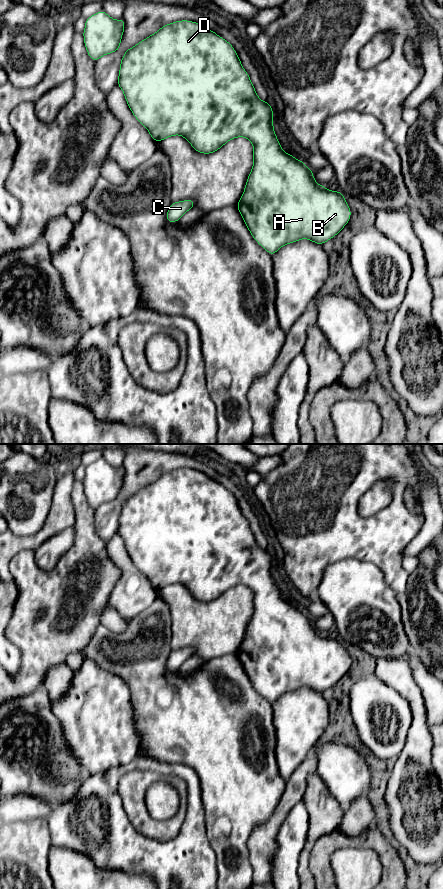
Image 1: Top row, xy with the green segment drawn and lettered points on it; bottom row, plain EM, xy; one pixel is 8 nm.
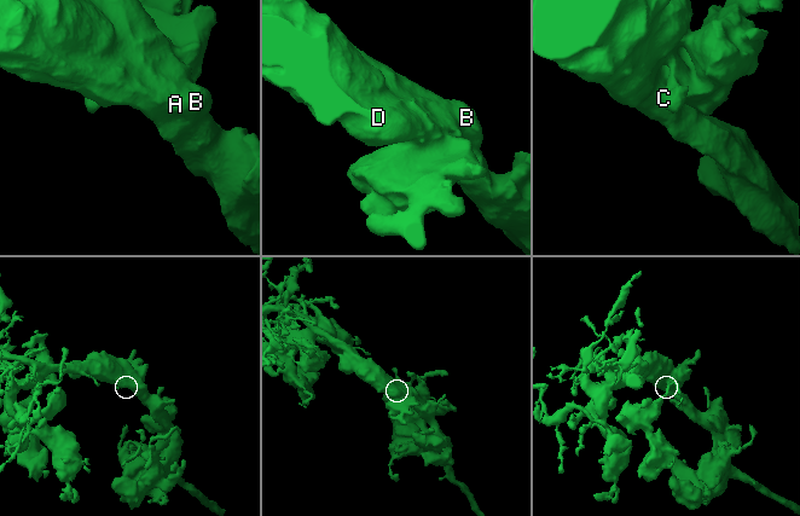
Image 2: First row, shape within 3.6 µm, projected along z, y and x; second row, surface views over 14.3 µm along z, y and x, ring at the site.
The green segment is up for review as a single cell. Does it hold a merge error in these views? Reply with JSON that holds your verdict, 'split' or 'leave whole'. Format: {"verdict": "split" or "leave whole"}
{"verdict": "leave whole"}

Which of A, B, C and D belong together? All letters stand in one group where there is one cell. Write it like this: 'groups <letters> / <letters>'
groups A B C D

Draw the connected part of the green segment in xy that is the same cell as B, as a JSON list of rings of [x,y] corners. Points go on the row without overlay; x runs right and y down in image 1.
[[[189,468],[175,469],[162,474],[157,480],[124,500],[124,504],[120,511],[117,533],[123,539],[125,548],[134,565],[148,578],[152,587],[157,591],[168,585],[180,583],[188,588],[193,598],[202,602],[212,602],[218,599],[228,589],[237,585],[247,586],[252,591],[253,615],[245,631],[244,640],[236,655],[252,685],[271,704],[273,704],[284,693],[288,693],[302,687],[309,687],[318,693],[322,693],[335,685],[350,669],[351,657],[344,646],[345,643],[340,639],[331,639],[325,634],[319,633],[314,627],[313,619],[305,613],[304,609],[298,608],[290,601],[285,601],[283,599],[280,590],[275,583],[273,574],[274,560],[270,551],[262,549],[258,545],[250,524],[242,514],[241,508],[234,495],[227,488],[223,487],[206,474]]]

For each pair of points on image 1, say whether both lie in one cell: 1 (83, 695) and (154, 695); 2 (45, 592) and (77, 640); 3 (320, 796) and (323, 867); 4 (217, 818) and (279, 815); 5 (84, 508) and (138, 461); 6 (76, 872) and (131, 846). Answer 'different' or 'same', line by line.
1: different
2: same
3: different
4: different
5: different
6: different

